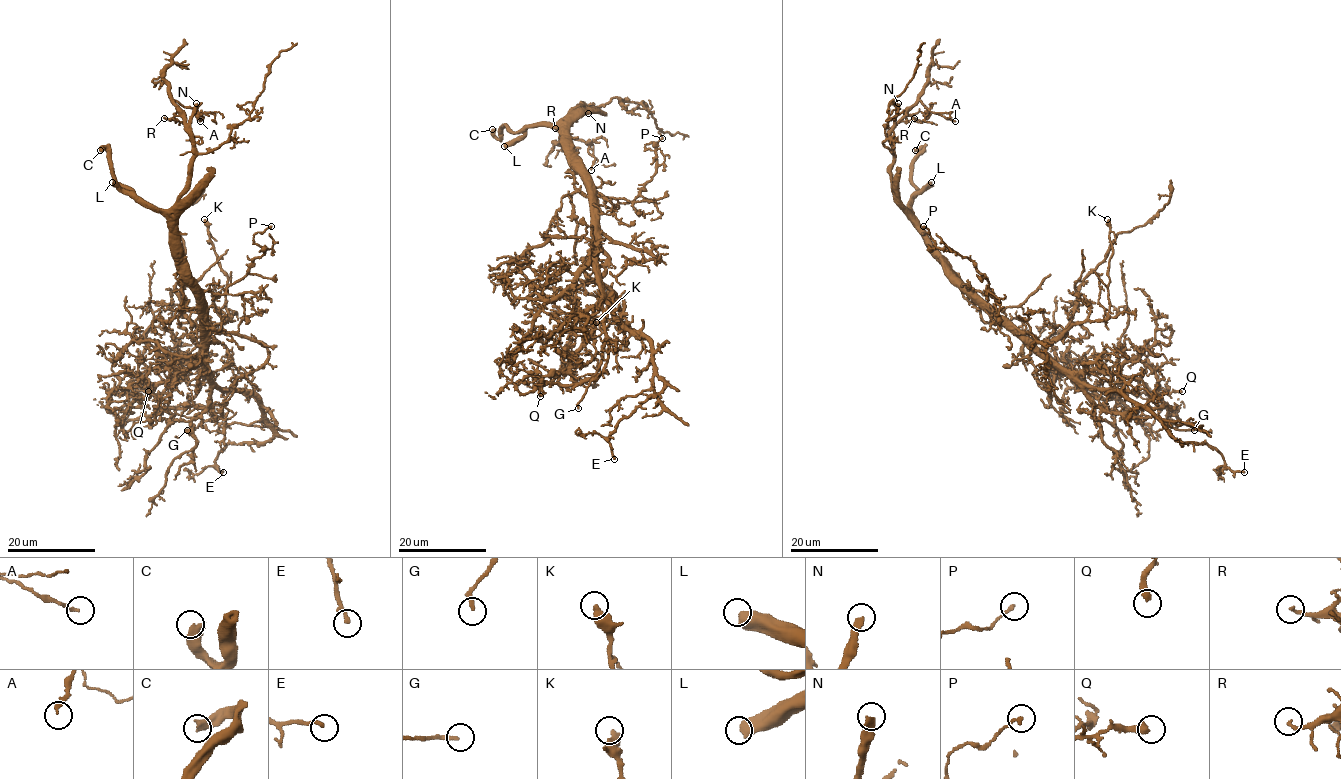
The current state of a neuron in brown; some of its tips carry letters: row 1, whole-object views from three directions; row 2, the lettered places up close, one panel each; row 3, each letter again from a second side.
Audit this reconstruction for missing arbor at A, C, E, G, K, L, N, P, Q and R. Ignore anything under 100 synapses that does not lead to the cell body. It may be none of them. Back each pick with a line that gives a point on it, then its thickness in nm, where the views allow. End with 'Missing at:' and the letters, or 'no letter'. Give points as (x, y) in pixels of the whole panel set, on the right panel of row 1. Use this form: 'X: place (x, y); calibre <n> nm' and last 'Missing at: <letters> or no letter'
C: place (915, 150); calibre 550 nm
L: place (931, 182); calibre 550 nm
N: place (898, 103); calibre 400 nm
Missing at: C, L, N

